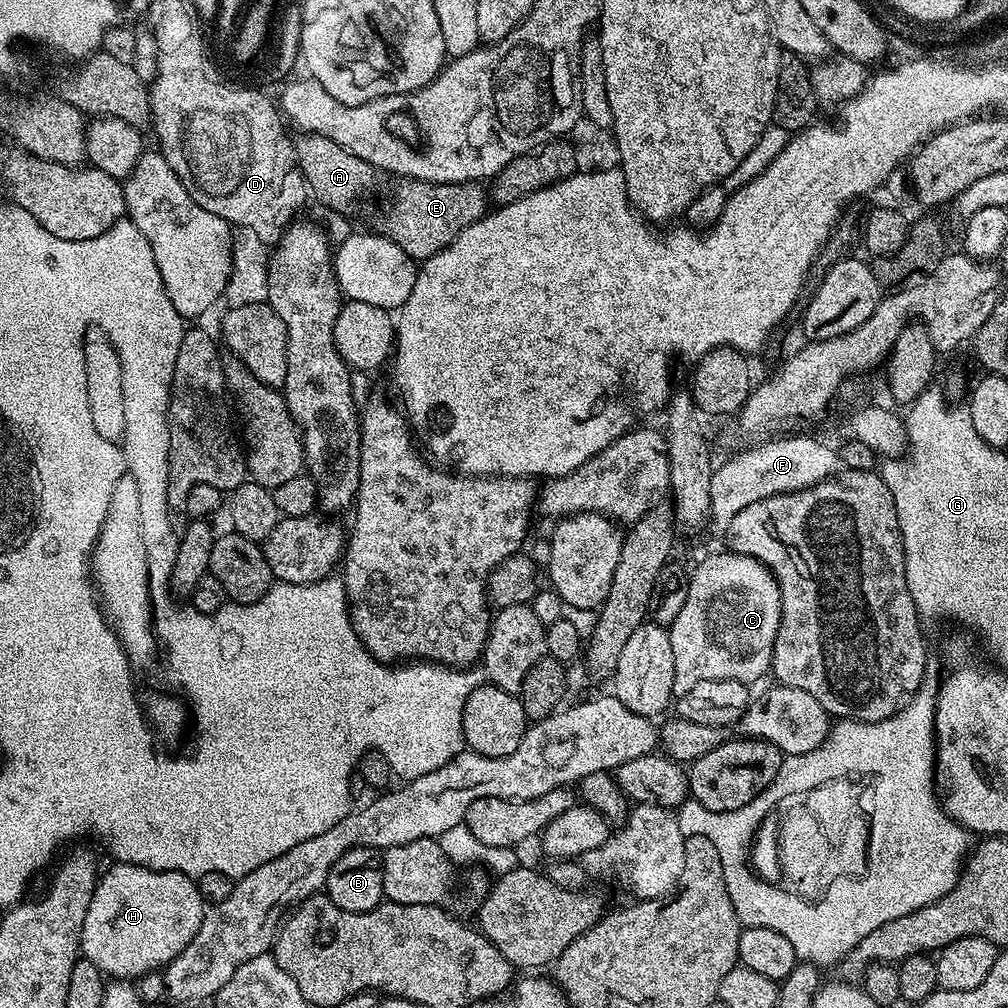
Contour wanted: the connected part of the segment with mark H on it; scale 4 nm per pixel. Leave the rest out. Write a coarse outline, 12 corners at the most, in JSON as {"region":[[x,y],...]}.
{"region":[[113,863],[81,955],[133,981],[190,946],[206,911],[180,871]]}

